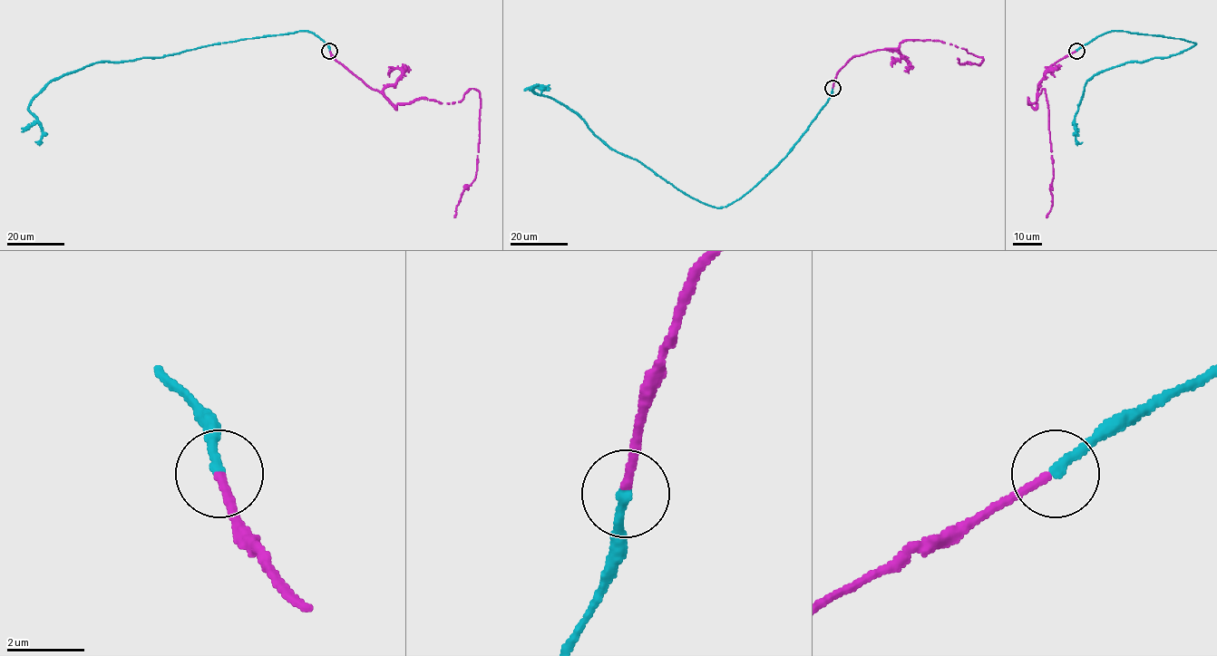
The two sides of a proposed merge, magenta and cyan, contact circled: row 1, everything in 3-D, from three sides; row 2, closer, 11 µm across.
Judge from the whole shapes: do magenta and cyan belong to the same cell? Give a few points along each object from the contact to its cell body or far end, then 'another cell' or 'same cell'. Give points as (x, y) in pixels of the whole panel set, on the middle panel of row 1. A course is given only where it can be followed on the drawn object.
magenta via (832, 88), (853, 56), (896, 49), (904, 41), (939, 41), (983, 60), (978, 65), (957, 59) | cyan via (832, 88), (782, 161), (738, 199), (717, 207), (610, 149), (576, 113), (531, 91), (543, 86), (540, 94) | same cell

